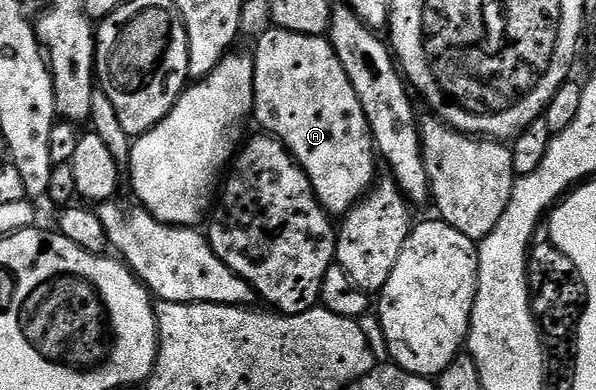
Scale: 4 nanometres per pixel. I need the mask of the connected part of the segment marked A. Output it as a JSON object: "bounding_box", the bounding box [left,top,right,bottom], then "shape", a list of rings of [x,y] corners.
{"bounding_box":[254,28,378,216],"shape":[[[269,28],[255,39],[254,46],[254,122],[264,129],[261,131],[265,135],[280,139],[291,152],[293,160],[306,172],[320,207],[329,216],[347,214],[377,181],[378,155],[368,121],[362,112],[362,104],[358,104],[358,92],[354,92],[354,84],[350,84],[346,68],[342,68],[332,43],[324,36],[315,38],[289,30]]]}

